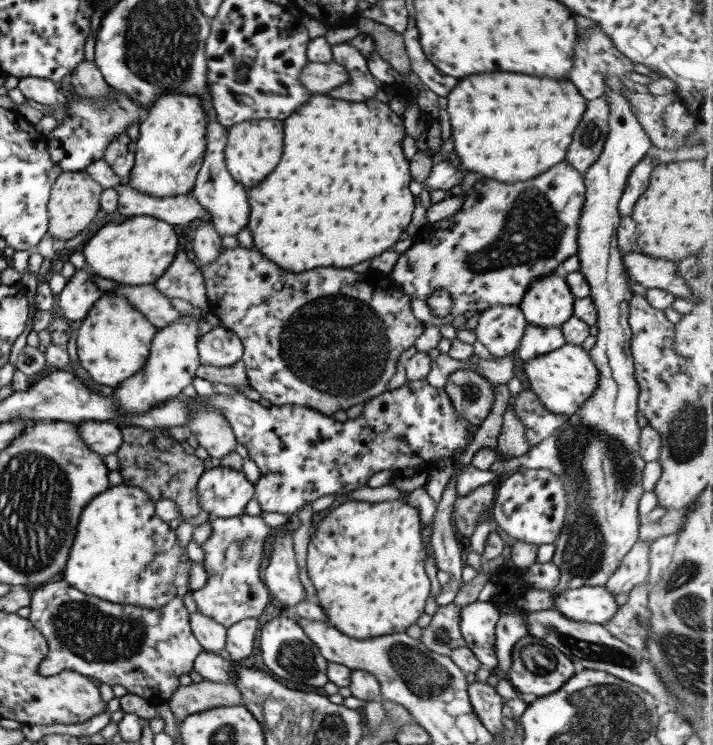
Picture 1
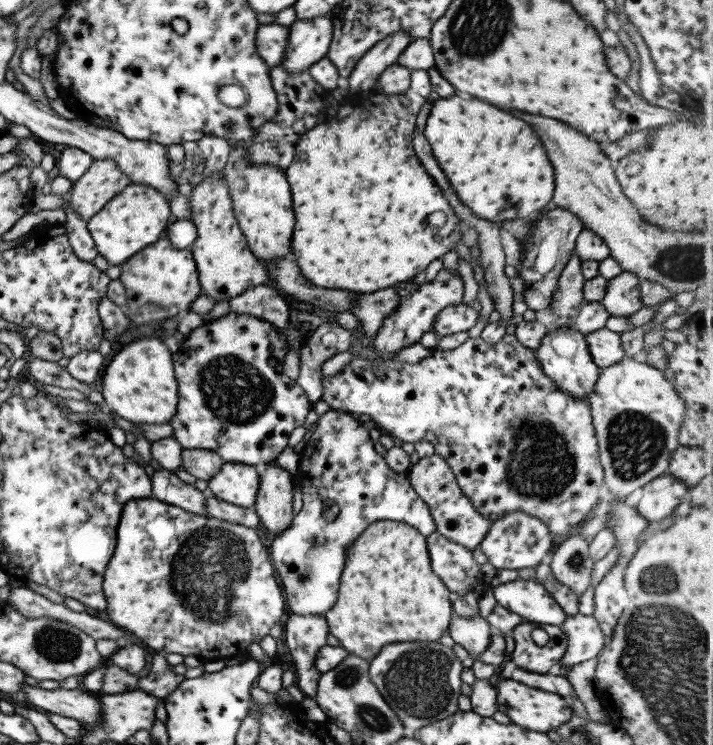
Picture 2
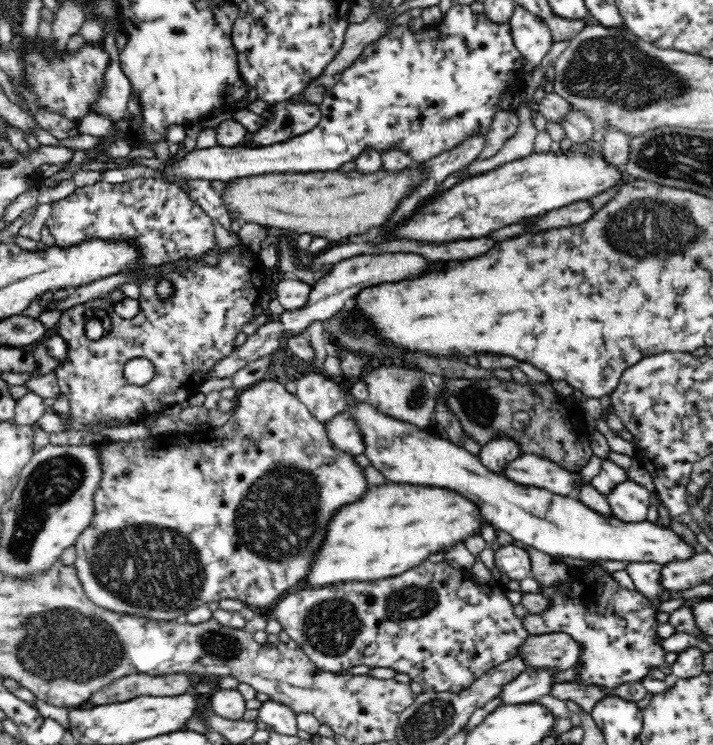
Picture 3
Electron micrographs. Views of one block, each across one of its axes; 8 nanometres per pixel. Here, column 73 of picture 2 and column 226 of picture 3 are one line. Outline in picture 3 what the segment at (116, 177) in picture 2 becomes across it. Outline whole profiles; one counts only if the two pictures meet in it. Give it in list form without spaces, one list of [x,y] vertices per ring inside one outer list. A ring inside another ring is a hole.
[[[381,168],[372,174],[318,171],[316,173],[268,173],[236,177],[225,181],[220,198],[228,216],[241,223],[254,222],[284,228],[295,233],[325,236],[331,244],[348,236],[364,234],[372,226],[385,224],[401,198],[421,181],[417,168],[388,172]]]

